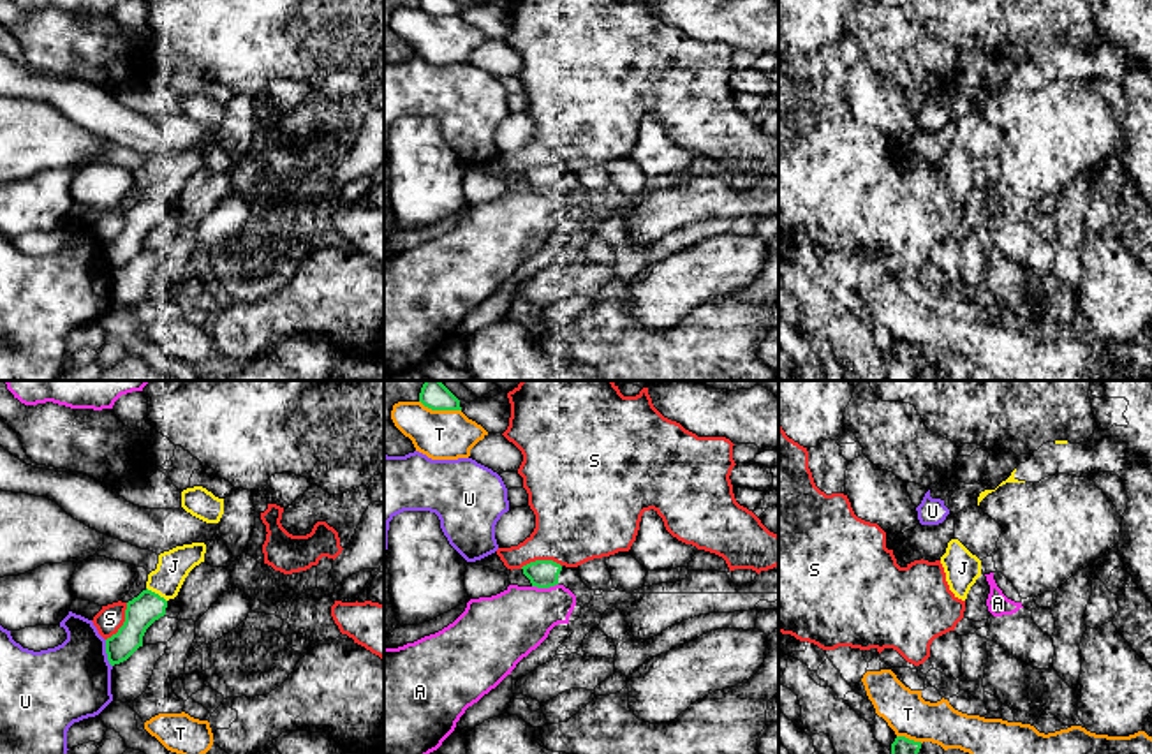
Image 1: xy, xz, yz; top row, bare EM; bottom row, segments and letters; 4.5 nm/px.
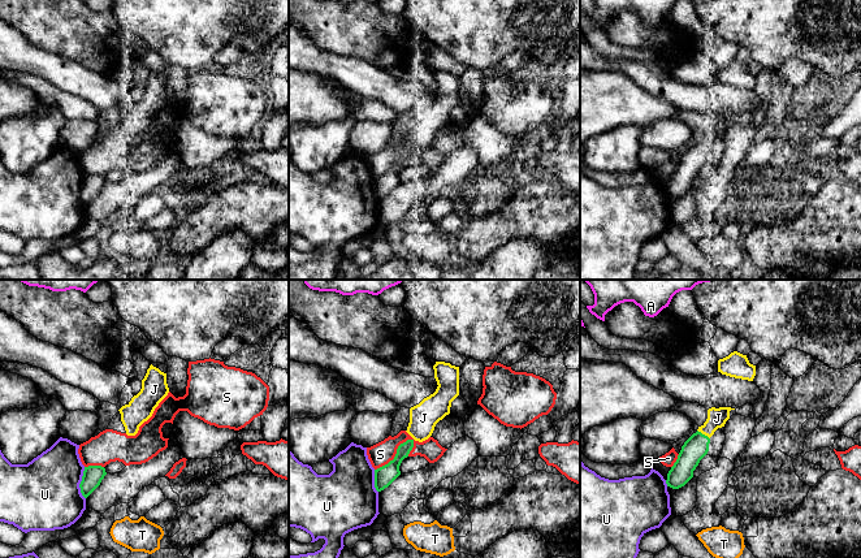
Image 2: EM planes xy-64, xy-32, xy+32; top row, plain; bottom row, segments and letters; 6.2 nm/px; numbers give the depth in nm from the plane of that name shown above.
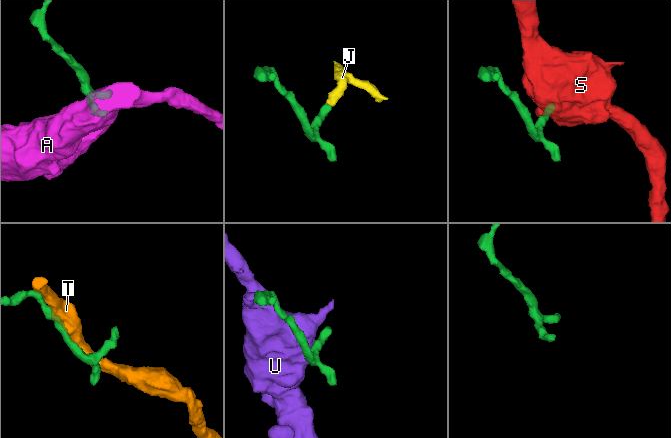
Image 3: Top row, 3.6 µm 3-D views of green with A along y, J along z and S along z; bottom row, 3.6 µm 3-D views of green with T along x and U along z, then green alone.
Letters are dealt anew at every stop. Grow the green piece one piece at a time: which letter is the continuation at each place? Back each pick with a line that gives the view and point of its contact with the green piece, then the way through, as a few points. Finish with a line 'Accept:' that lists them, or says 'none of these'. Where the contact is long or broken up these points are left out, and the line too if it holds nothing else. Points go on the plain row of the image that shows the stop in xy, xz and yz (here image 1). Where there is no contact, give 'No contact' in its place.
J: Touches green at xy (157, 199)
Accept: J

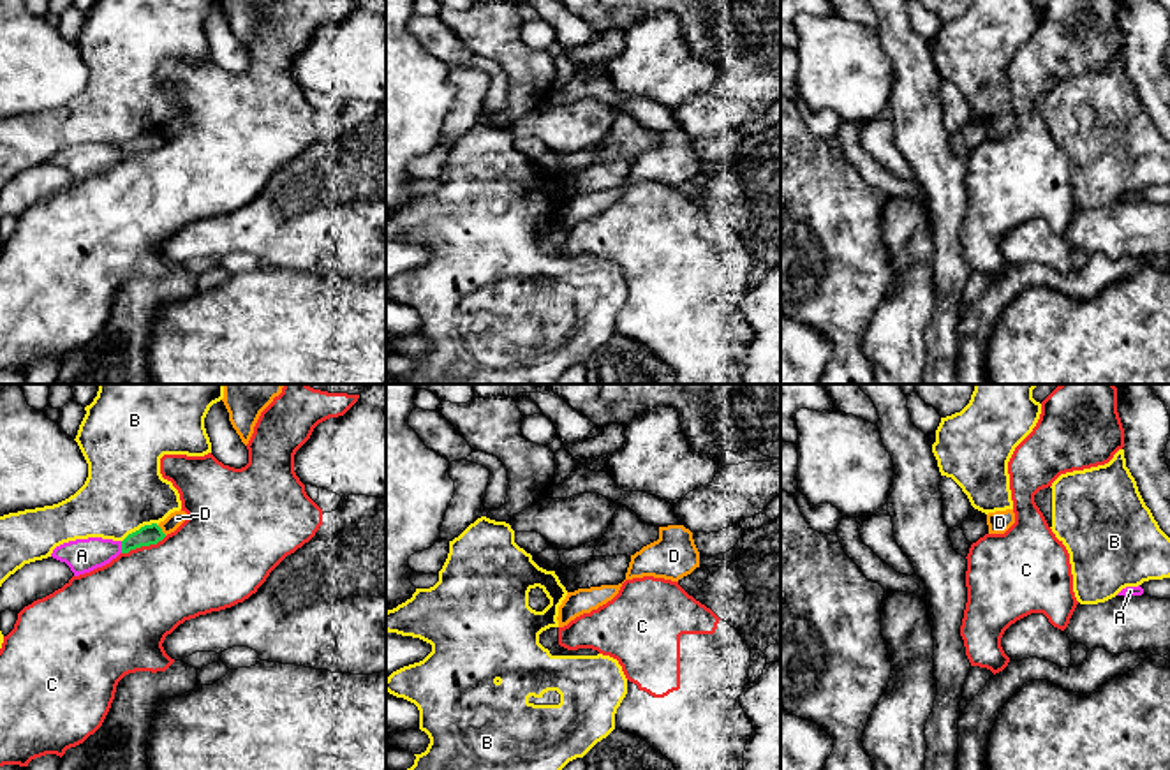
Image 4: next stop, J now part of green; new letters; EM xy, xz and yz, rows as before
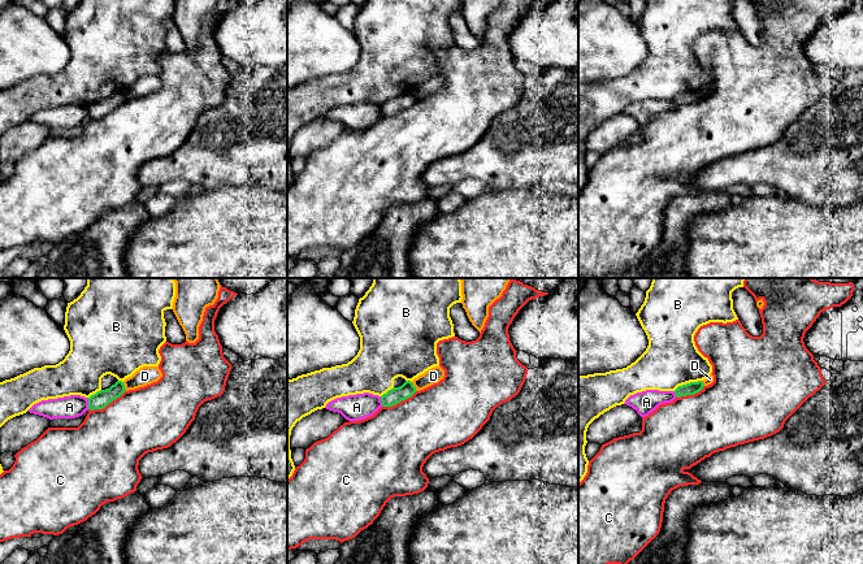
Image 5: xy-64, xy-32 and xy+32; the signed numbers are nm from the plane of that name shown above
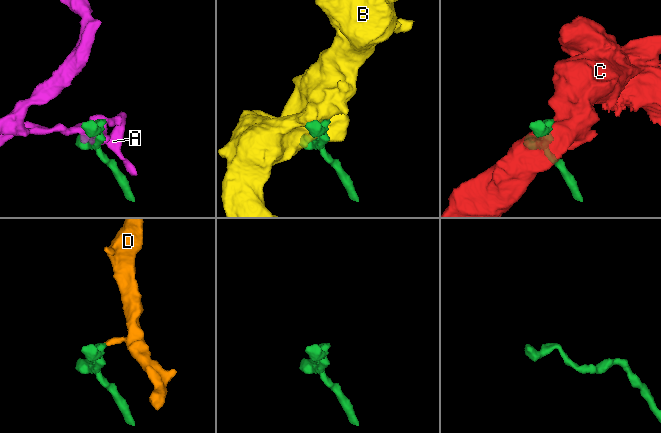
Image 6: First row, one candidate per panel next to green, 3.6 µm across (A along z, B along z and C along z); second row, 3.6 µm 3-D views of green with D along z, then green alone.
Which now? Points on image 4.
Accept: none of these

